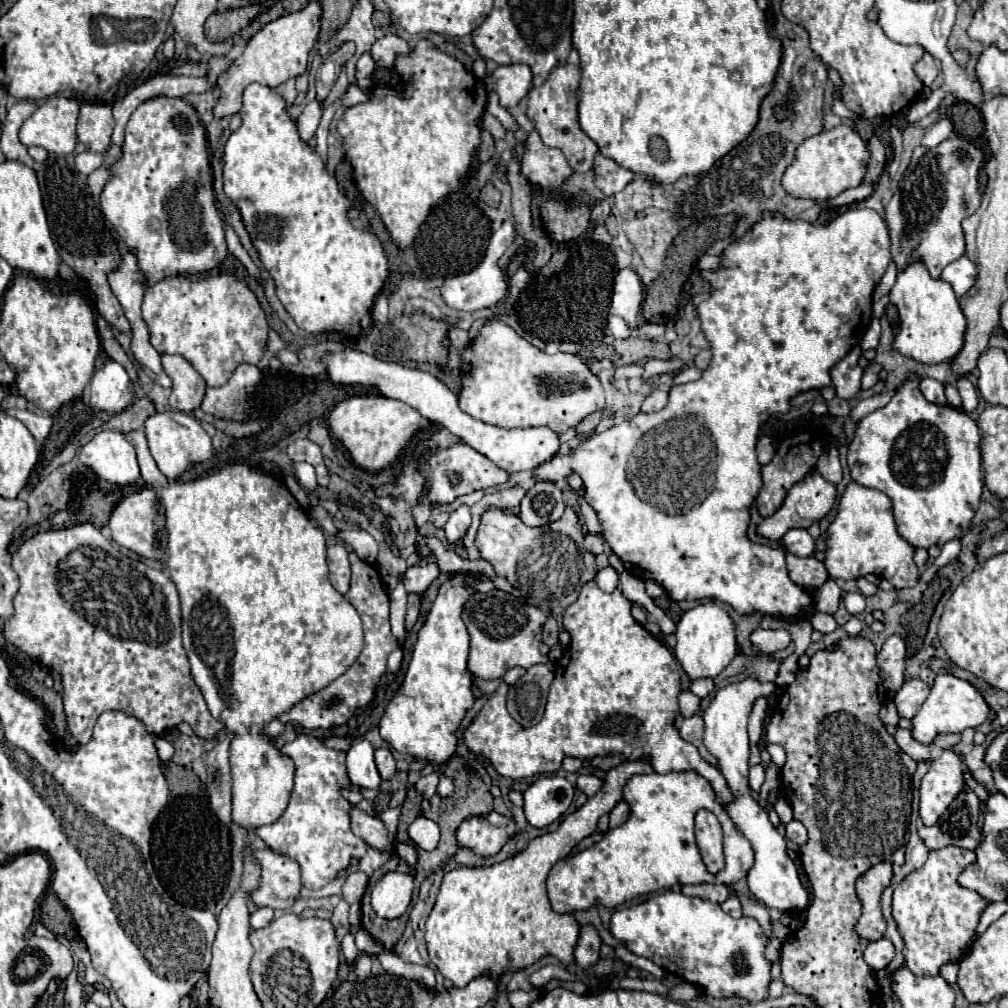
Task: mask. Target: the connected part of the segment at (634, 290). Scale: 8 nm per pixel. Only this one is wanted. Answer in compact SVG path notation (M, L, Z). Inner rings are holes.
M620 269L614 277L614 295L610 303L610 313L620 315L630 325L638 325L640 305L644 301L644 285L634 269Z

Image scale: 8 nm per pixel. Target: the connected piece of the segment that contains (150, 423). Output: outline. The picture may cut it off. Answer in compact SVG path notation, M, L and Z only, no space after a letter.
M166 411L166 413L156 413L146 419L146 437L150 445L150 453L158 465L158 469L168 477L168 479L178 479L184 475L192 465L204 463L214 457L214 447L210 435L202 429L202 425L188 413L180 411Z

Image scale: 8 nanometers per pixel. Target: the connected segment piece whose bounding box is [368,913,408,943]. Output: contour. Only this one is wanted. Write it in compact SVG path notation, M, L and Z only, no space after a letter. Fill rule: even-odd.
M404 913L404 915L398 917L398 919L382 919L382 917L376 917L376 919L374 919L374 927L372 927L372 929L368 927L368 931L370 931L370 935L372 935L376 941L382 937L384 941L394 941L394 943L396 943L396 941L400 939L402 931L404 931L406 921L408 921L408 913Z

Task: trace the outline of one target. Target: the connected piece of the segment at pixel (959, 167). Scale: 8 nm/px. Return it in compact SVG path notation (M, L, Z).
M950 137L942 141L938 147L916 147L912 161L908 169L902 175L902 181L898 185L898 191L892 195L888 207L886 207L886 221L890 229L890 241L892 241L892 259L898 263L898 269L904 269L906 263L912 263L916 259L924 261L932 277L940 277L942 269L964 255L964 231L962 231L962 219L974 213L980 207L980 189L978 189L978 173L984 167L986 153L974 145L972 141L964 137Z

